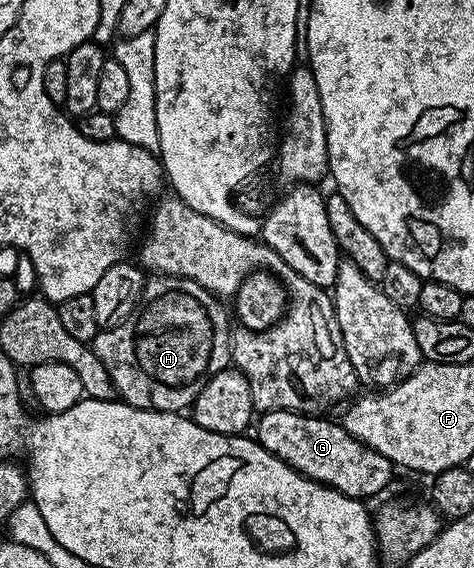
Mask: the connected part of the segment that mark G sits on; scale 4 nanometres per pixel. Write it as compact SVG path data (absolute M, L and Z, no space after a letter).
M291 409L268 411L257 418L256 439L276 459L288 463L297 473L319 481L349 497L367 499L382 493L396 474L396 466L380 451L360 443L337 420L325 421L325 416L297 413Z

